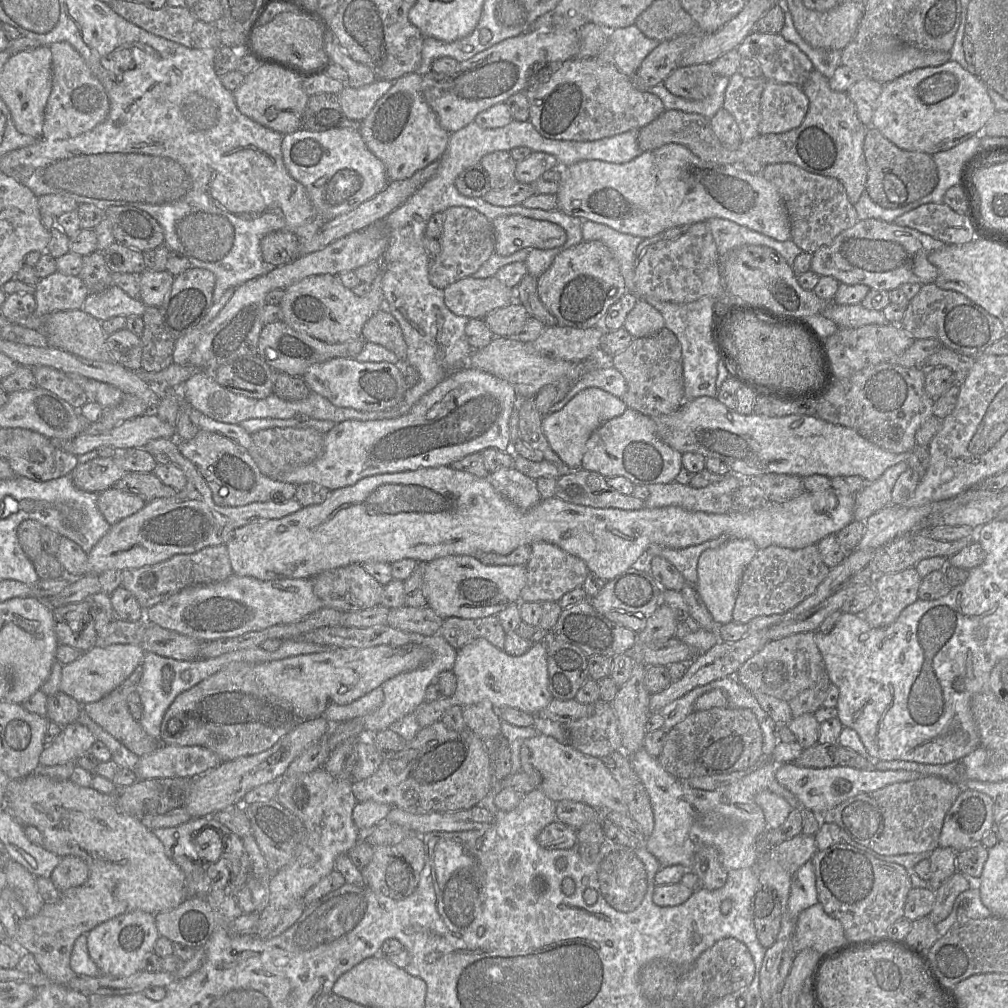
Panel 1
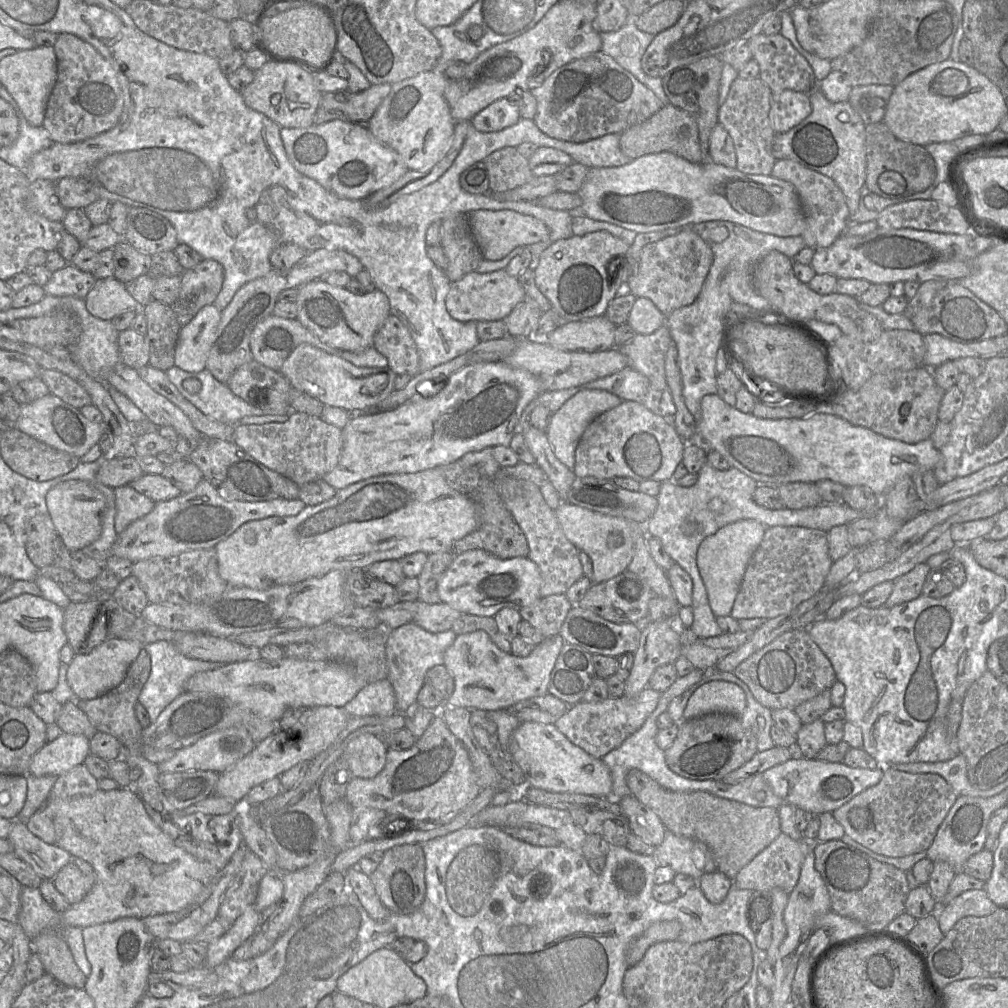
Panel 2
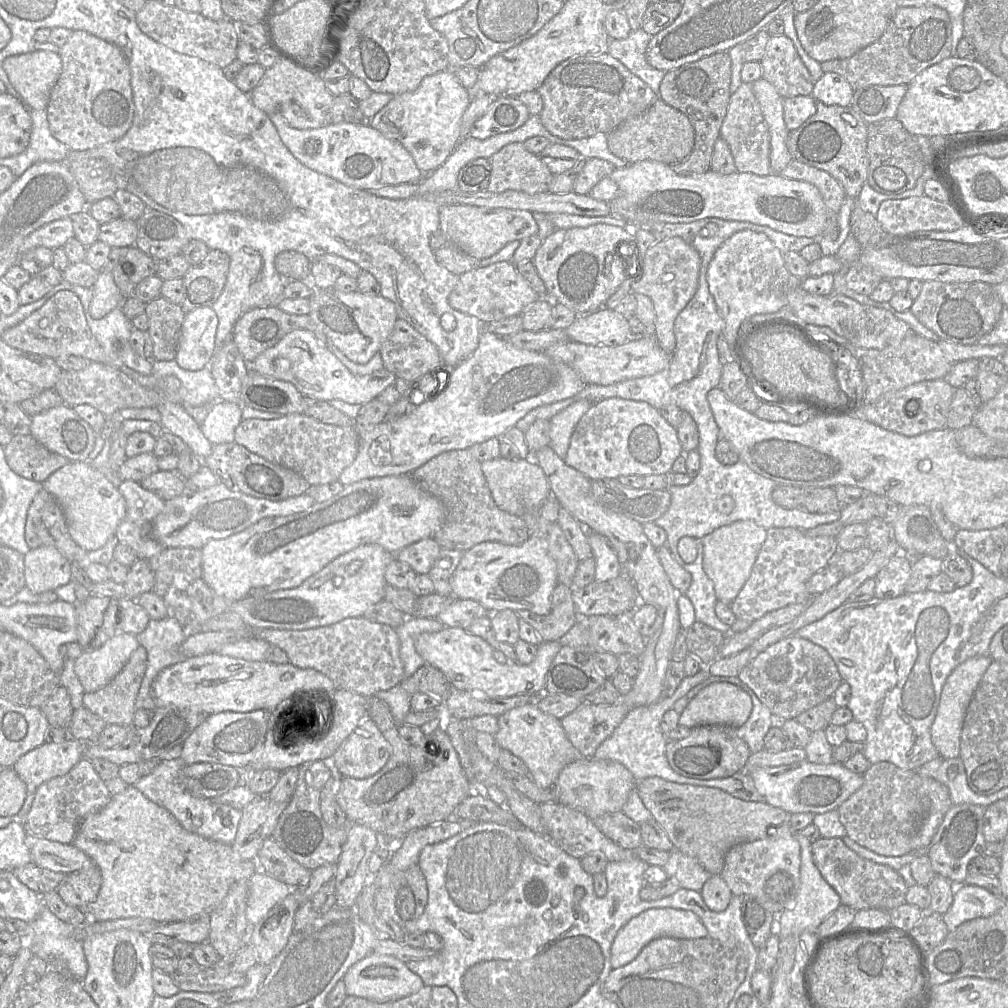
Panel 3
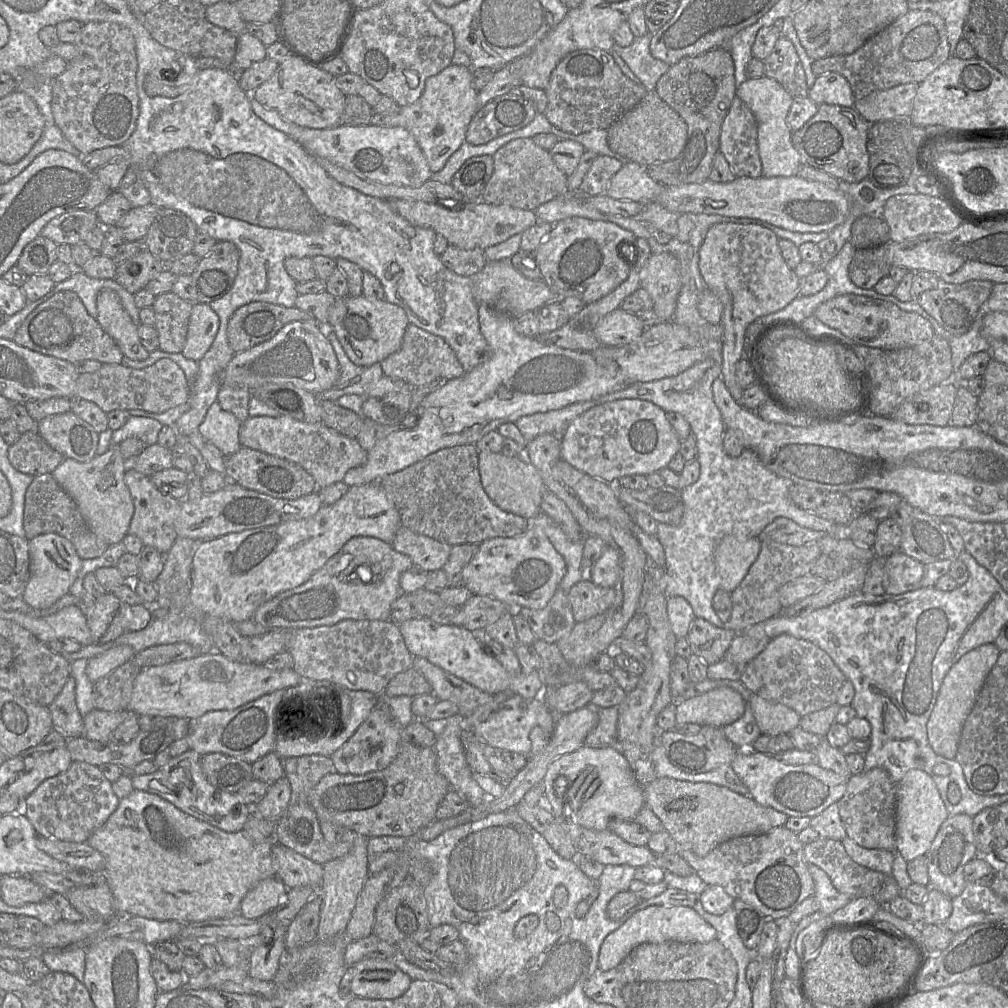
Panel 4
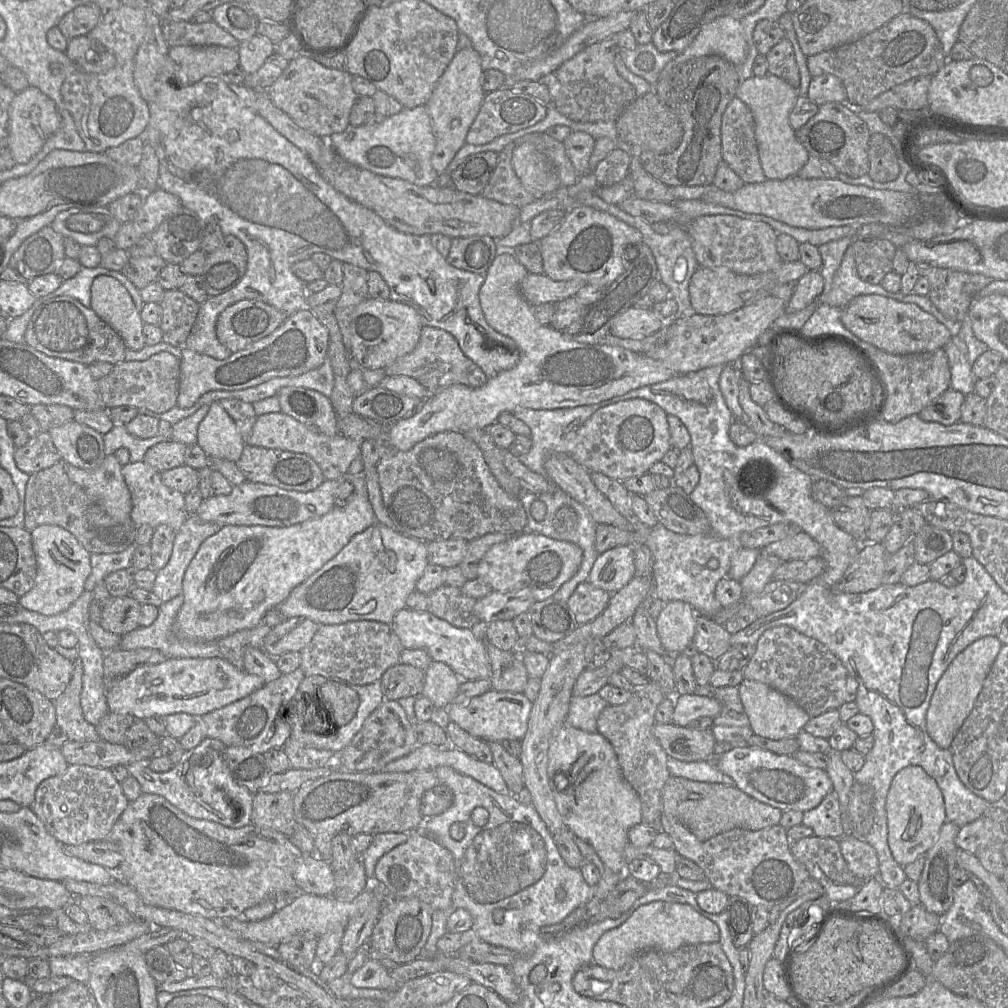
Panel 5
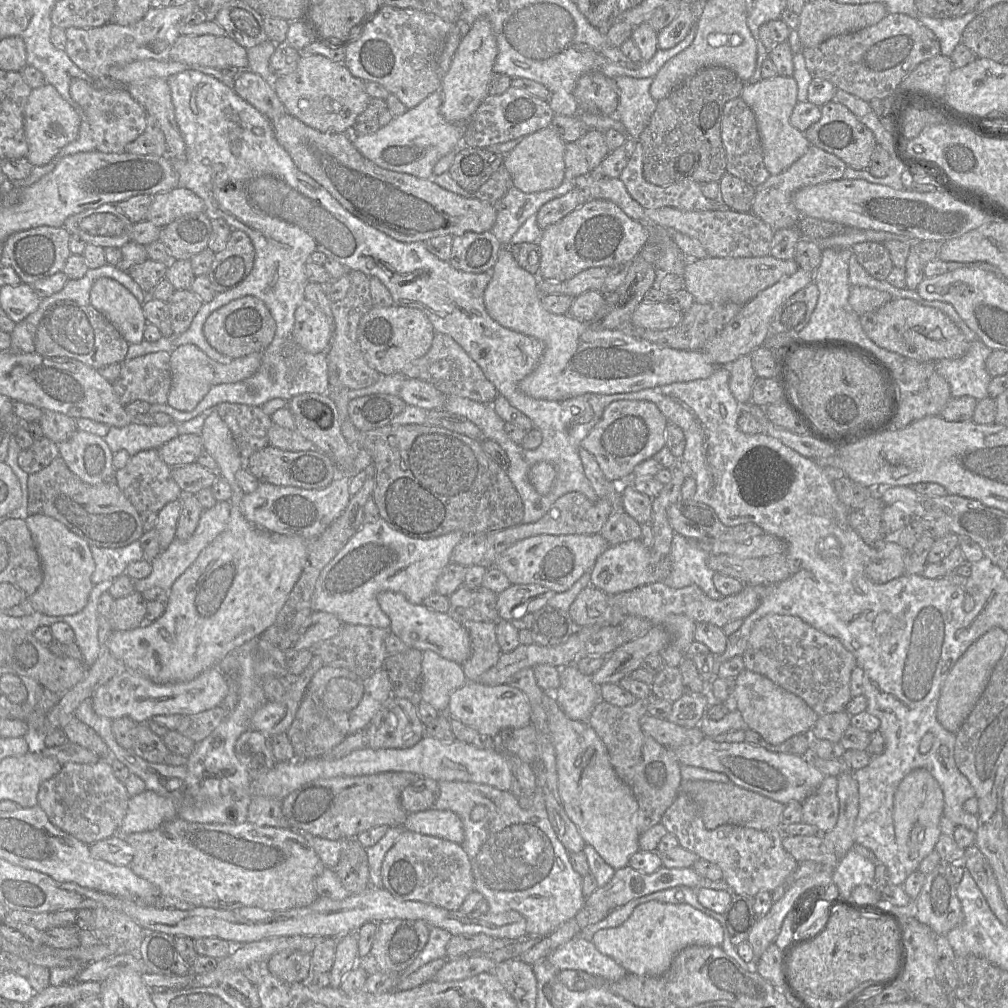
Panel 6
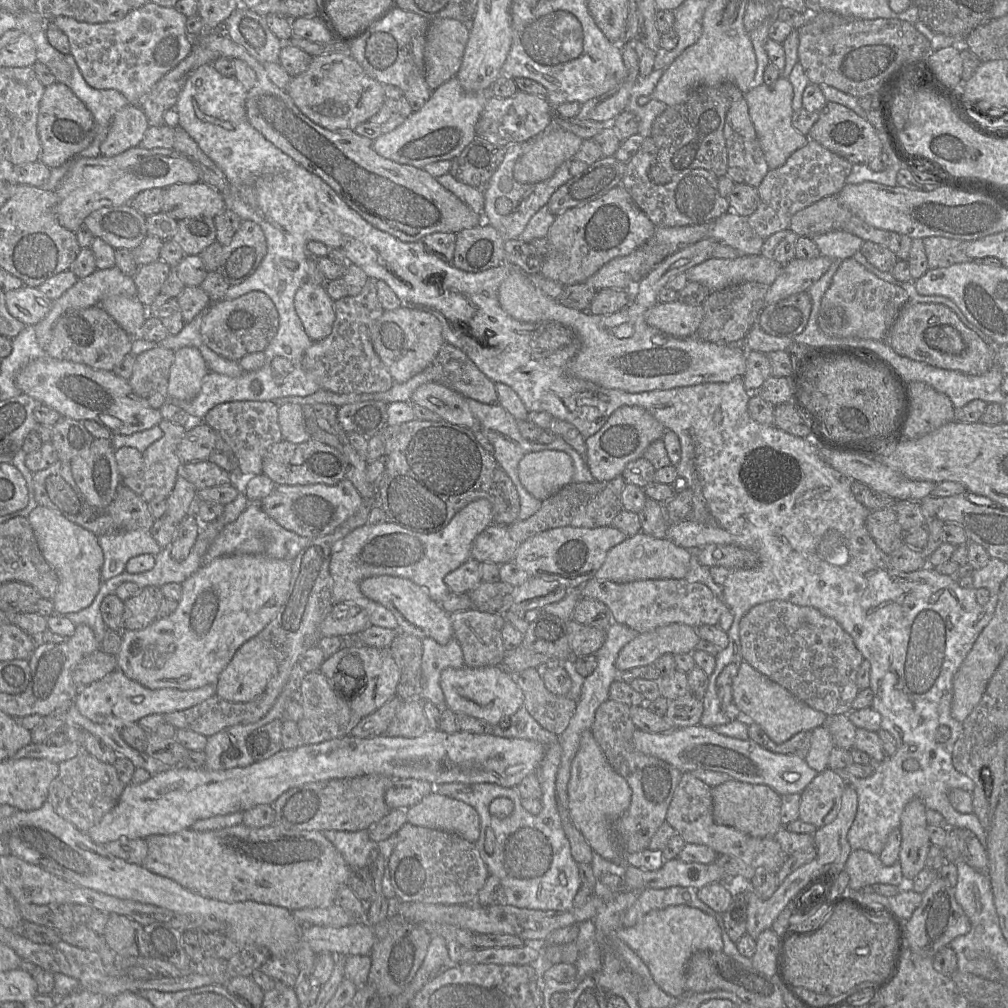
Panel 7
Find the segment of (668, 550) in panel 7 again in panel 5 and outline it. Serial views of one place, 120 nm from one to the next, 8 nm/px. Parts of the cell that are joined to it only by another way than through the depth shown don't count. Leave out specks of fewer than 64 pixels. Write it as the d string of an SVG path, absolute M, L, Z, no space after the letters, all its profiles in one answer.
M623 545L598 554L588 582L613 594L627 585L634 576L634 546Z

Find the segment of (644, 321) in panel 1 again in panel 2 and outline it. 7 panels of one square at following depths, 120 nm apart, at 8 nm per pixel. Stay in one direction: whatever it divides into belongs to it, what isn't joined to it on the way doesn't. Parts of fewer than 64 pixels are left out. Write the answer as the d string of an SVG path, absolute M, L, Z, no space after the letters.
M637 298L627 323L636 334L649 335L665 325L666 316L647 298Z

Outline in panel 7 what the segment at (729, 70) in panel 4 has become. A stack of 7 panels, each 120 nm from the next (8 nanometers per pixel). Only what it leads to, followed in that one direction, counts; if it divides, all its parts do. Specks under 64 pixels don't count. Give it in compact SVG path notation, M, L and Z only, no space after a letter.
M725 82L715 86L699 86L678 105L667 107L653 122L651 138L657 154L650 165L649 178L656 184L667 184L684 170L705 169L717 177L726 175L727 150L724 124L727 111L744 93L734 84Z

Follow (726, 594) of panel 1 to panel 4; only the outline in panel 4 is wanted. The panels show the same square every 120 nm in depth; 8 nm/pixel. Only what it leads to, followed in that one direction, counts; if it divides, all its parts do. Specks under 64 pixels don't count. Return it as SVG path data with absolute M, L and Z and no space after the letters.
M725 536L717 545L714 560L721 577L720 589L735 590L747 575L761 550L759 537Z

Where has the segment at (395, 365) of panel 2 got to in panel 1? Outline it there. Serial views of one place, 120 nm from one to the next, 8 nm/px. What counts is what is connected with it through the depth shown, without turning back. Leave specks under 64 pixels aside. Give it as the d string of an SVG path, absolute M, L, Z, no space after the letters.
M386 309L375 312L364 324L362 337L395 353L400 366L407 364L407 345L402 329L395 317Z

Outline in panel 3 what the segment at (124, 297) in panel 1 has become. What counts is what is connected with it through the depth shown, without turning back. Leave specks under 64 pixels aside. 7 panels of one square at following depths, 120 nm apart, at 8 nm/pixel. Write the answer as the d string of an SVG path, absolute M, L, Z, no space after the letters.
M100 272L92 286L93 297L90 303L90 314L95 319L103 318L124 302L125 298L117 287L112 273Z

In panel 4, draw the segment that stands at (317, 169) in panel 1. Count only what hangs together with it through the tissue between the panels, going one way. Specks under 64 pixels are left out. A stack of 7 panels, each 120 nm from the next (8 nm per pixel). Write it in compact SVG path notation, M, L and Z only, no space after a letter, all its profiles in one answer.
M251 98L251 107L260 119L288 135L310 155L327 159L361 178L382 184L420 187L432 176L423 151L414 136L404 127L340 124L334 128L310 129L283 119L278 112L264 107L254 98Z

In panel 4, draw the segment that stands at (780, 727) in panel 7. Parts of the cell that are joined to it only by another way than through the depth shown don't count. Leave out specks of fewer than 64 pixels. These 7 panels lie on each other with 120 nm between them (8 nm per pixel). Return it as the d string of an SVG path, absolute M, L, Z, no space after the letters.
M752 694L750 704L761 734L789 734L799 726L801 716L783 704L768 701L757 694Z

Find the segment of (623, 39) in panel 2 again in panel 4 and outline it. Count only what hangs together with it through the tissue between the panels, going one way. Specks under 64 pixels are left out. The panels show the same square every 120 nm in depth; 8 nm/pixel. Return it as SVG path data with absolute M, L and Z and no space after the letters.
M647 33L642 37L634 38L633 43L628 47L620 47L614 43L613 50L626 63L631 72L640 80L648 91L655 91L660 74L647 65L650 53L650 38L652 34Z

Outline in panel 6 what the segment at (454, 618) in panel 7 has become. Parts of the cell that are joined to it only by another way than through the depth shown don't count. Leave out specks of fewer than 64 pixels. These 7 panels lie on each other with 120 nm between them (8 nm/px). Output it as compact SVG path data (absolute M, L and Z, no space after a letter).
M468 621L463 625L470 635L471 654L462 668L468 681L476 681L497 663L502 654L496 639L496 622Z

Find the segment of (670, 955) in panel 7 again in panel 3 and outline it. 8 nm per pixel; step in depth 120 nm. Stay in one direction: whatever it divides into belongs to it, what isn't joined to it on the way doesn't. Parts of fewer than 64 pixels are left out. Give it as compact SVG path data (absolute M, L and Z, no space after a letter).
M675 908L648 909L629 920L616 934L611 945L611 967L620 968L633 961L652 940L661 937L698 939L708 936L701 919L692 911Z

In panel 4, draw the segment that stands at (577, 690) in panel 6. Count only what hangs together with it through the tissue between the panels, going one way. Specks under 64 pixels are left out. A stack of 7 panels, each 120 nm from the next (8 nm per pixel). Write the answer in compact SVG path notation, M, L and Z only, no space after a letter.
M608 707L608 708L597 708L598 711L598 721L595 727L588 733L585 744L591 748L605 748L605 747L615 747L618 748L619 751L620 747L617 743L617 721L618 721L618 707Z

